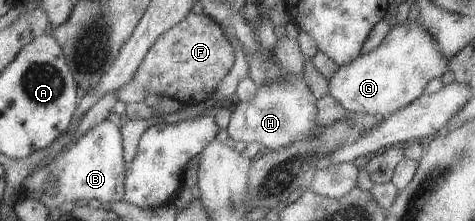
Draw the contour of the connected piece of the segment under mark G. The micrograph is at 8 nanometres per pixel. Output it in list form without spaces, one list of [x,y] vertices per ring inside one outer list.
[[[402,21],[391,26],[389,32],[382,41],[369,53],[358,55],[347,65],[341,65],[337,71],[327,79],[327,93],[339,103],[344,111],[349,113],[371,113],[377,117],[385,117],[393,112],[409,105],[414,99],[417,99],[425,88],[425,85],[434,77],[441,77],[449,69],[449,59],[443,59],[441,53],[435,47],[433,37],[419,25],[419,21]]]

